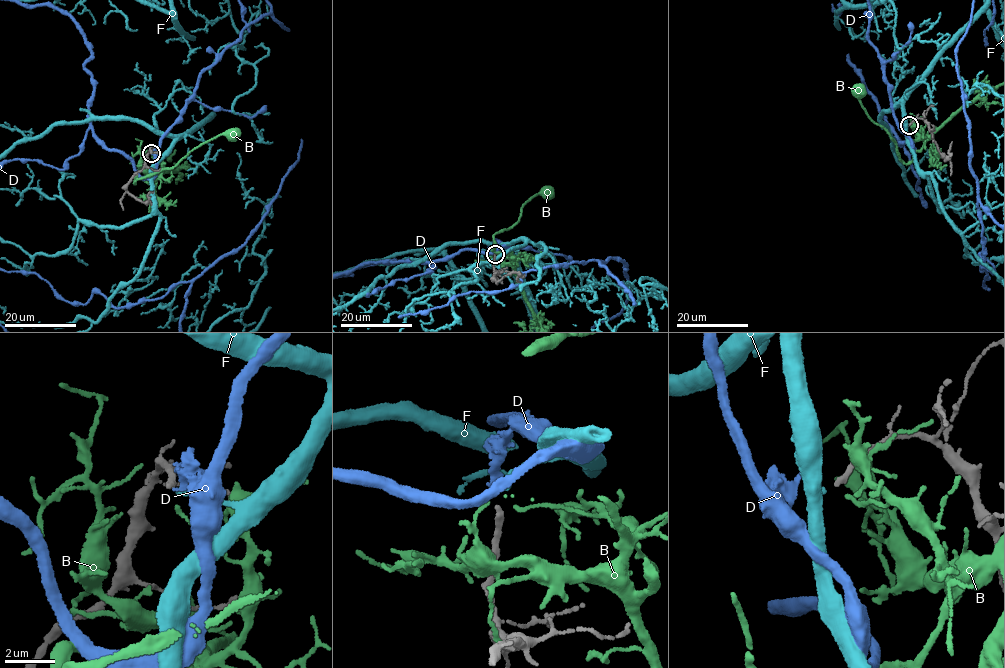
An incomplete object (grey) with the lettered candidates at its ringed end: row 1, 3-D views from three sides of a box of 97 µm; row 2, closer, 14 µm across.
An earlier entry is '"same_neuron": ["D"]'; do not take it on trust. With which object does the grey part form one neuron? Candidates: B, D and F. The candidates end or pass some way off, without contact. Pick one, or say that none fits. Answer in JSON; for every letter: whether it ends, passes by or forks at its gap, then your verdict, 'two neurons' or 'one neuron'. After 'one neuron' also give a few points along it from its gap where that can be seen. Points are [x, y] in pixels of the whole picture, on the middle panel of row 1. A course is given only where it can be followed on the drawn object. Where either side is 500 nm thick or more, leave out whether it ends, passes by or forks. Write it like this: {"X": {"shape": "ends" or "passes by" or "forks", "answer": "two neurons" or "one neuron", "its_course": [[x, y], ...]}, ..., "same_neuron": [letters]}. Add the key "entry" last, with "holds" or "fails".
{"B": {"shape": "ends", "answer": "two neurons"}, "D": {"shape": "ends", "answer": "two neurons"}, "F": {"shape": "ends", "answer": "one neuron"}, "same_neuron": ["F"], "entry": "fails"}

